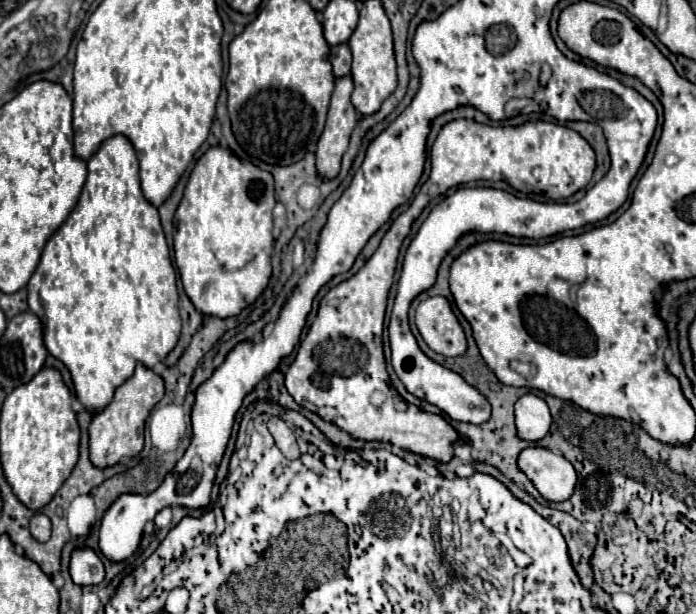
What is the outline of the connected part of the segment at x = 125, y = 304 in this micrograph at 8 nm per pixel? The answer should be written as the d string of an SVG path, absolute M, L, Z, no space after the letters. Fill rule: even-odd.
M123 135L109 137L99 147L99 151L87 161L87 169L89 169L89 175L87 175L87 181L83 185L81 197L79 197L75 209L71 211L71 215L67 217L67 221L47 241L47 245L43 249L43 255L41 255L41 261L39 261L39 265L37 265L31 281L27 285L27 291L29 291L29 309L39 317L39 321L43 325L45 349L55 359L63 361L65 367L69 369L73 385L75 385L75 397L83 405L83 409L89 411L89 413L99 413L99 411L103 411L111 403L115 389L119 385L123 385L133 375L137 363L143 363L147 369L153 369L159 361L163 361L169 355L169 351L179 341L181 317L179 317L179 309L177 309L177 301L179 301L177 287L175 287L177 275L175 275L175 269L173 269L173 263L171 257L169 257L169 247L167 247L167 241L165 241L165 235L163 235L163 229L161 229L161 223L159 223L159 213L157 213L157 209L141 193L139 161L137 161L137 155L133 151L133 145Z

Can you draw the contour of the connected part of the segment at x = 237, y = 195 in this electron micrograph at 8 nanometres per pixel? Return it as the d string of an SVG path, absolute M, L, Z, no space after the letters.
M211 147L197 163L187 181L183 201L175 213L175 263L183 289L195 309L203 315L227 319L239 315L247 305L255 303L271 279L273 255L273 207L275 187L271 173L249 161L239 161L229 149Z

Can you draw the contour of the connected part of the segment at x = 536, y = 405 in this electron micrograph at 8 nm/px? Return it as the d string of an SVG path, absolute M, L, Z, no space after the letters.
M533 393L523 395L515 403L515 425L517 435L523 441L539 441L549 433L551 413L545 401Z

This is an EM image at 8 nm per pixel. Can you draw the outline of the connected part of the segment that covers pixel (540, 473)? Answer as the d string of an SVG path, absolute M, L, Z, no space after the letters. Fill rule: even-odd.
M527 447L517 459L519 471L523 471L543 499L551 503L567 501L573 495L577 473L563 455L547 451L543 447Z

